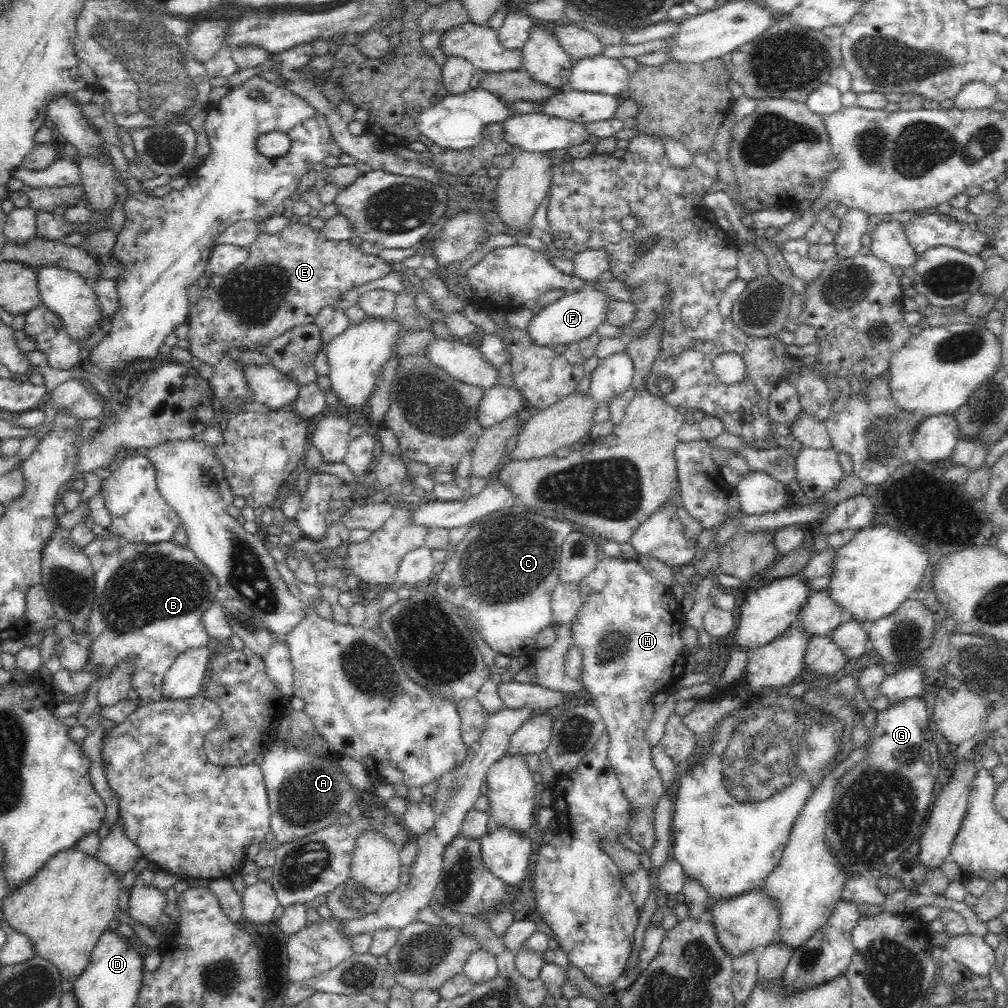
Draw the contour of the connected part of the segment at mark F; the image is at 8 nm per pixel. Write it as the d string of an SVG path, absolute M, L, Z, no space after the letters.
M588 282L573 294L566 293L557 302L547 305L534 314L527 332L536 344L542 346L554 346L554 344L568 344L569 342L578 341L597 332L599 326L607 322L608 306L612 300L608 293L593 282Z

